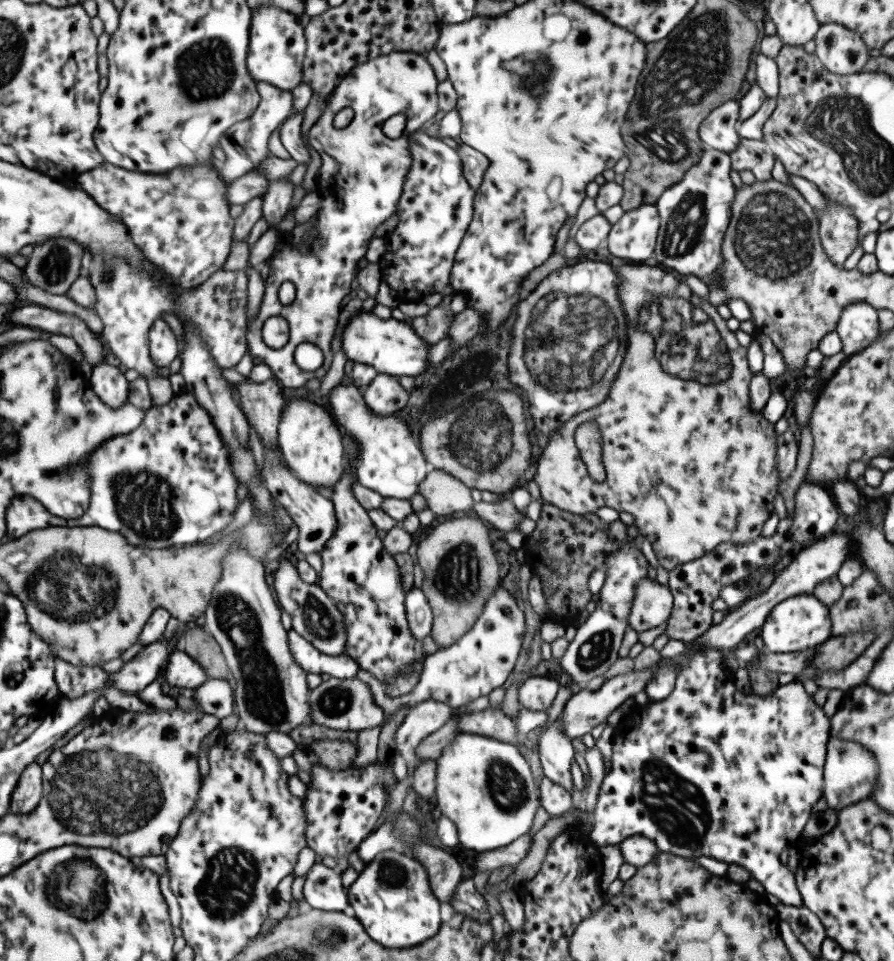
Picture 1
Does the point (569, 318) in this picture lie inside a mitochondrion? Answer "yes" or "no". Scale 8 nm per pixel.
yes

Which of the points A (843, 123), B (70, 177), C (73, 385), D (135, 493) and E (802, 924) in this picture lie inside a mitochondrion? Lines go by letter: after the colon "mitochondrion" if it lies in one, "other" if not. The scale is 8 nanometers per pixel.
A: mitochondrion
B: other
C: other
D: mitochondrion
E: other

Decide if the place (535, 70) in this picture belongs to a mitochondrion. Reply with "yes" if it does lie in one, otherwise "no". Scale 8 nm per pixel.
yes

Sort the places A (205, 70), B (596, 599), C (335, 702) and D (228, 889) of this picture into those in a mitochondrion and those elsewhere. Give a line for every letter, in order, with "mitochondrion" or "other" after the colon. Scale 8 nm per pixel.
A: mitochondrion
B: other
C: mitochondrion
D: mitochondrion

